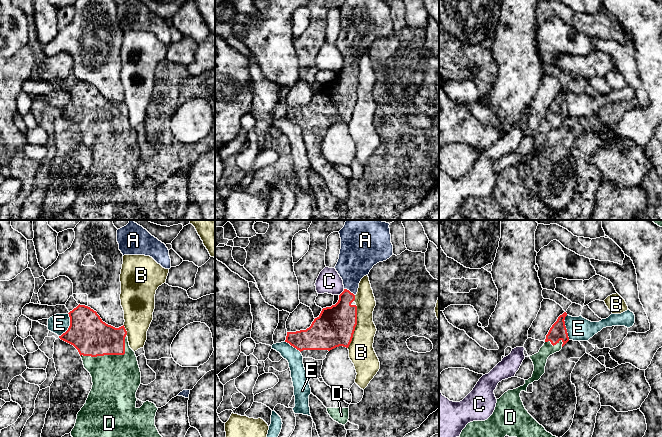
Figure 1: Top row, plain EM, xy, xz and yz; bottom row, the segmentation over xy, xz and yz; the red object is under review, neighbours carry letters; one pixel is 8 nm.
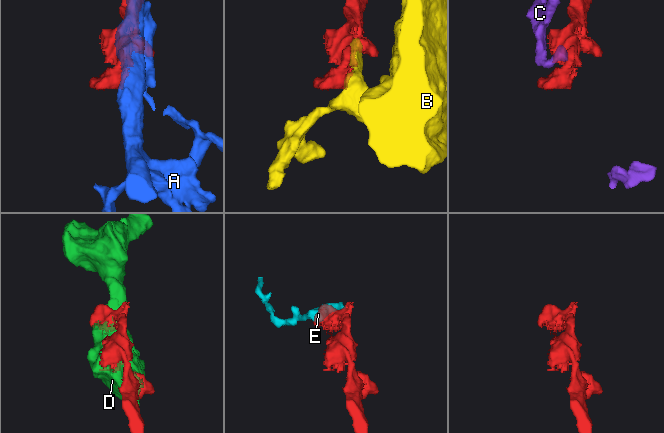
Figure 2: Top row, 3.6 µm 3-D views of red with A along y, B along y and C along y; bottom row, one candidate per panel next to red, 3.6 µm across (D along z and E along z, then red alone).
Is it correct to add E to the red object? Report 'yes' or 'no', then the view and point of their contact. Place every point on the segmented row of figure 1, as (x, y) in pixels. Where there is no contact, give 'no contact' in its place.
no; meets red in xy at (70, 325)

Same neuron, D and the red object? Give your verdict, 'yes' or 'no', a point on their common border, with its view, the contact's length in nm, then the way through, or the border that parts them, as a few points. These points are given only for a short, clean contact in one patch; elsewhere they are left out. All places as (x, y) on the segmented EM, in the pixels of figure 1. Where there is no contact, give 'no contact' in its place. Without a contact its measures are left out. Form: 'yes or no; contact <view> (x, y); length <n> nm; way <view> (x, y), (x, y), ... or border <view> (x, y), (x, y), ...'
yes; contact xy (111, 354); length 420 nm

